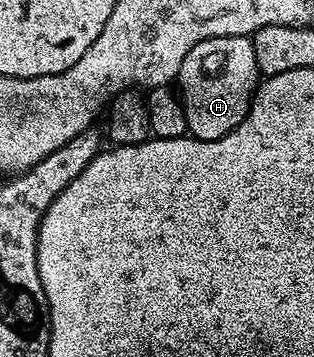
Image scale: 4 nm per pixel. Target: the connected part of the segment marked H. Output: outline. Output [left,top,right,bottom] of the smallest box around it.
[177,36,260,142]

